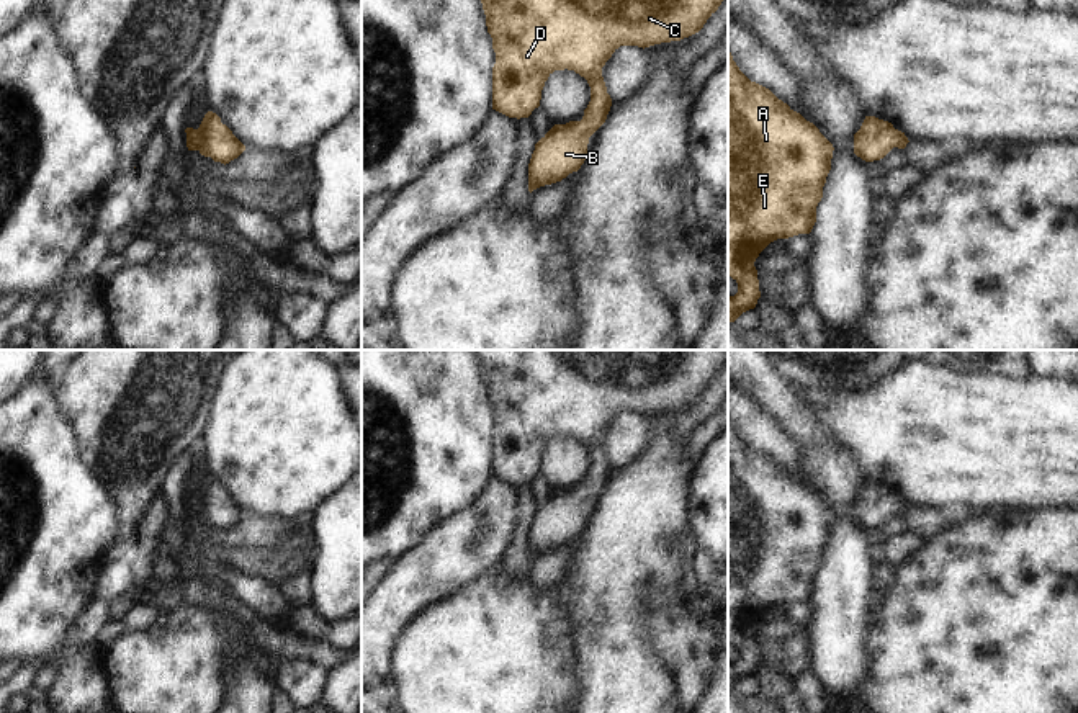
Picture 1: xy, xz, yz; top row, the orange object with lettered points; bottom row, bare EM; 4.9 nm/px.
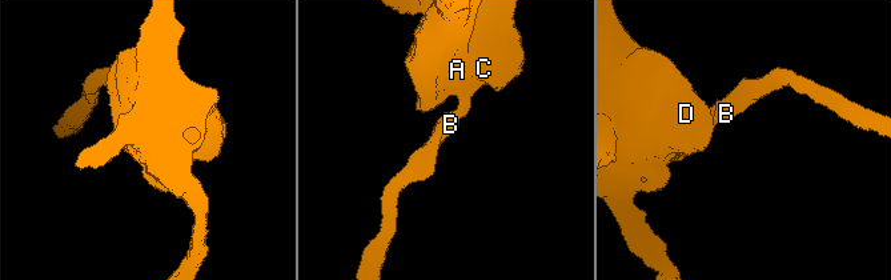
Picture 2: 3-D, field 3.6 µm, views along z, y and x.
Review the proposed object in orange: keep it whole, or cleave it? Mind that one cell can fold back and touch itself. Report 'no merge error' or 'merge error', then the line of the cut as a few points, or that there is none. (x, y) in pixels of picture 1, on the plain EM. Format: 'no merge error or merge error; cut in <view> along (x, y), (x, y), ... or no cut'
no merge error; no cut

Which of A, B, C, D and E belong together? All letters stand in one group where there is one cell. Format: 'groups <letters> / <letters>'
groups A B C D E

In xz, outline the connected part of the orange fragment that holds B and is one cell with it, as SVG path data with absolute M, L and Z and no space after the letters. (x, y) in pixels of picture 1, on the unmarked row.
M471 350L479 358L487 399L492 404L492 476L509 484L528 484L540 473L545 448L555 437L574 437L591 453L581 487L555 491L537 510L528 530L528 558L561 548L587 525L589 504L605 489L612 464L602 433L620 412L649 414L698 399L728 363L728 350Z

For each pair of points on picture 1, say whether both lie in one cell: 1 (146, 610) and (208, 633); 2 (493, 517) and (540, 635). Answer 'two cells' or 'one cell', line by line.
1: two cells
2: two cells

